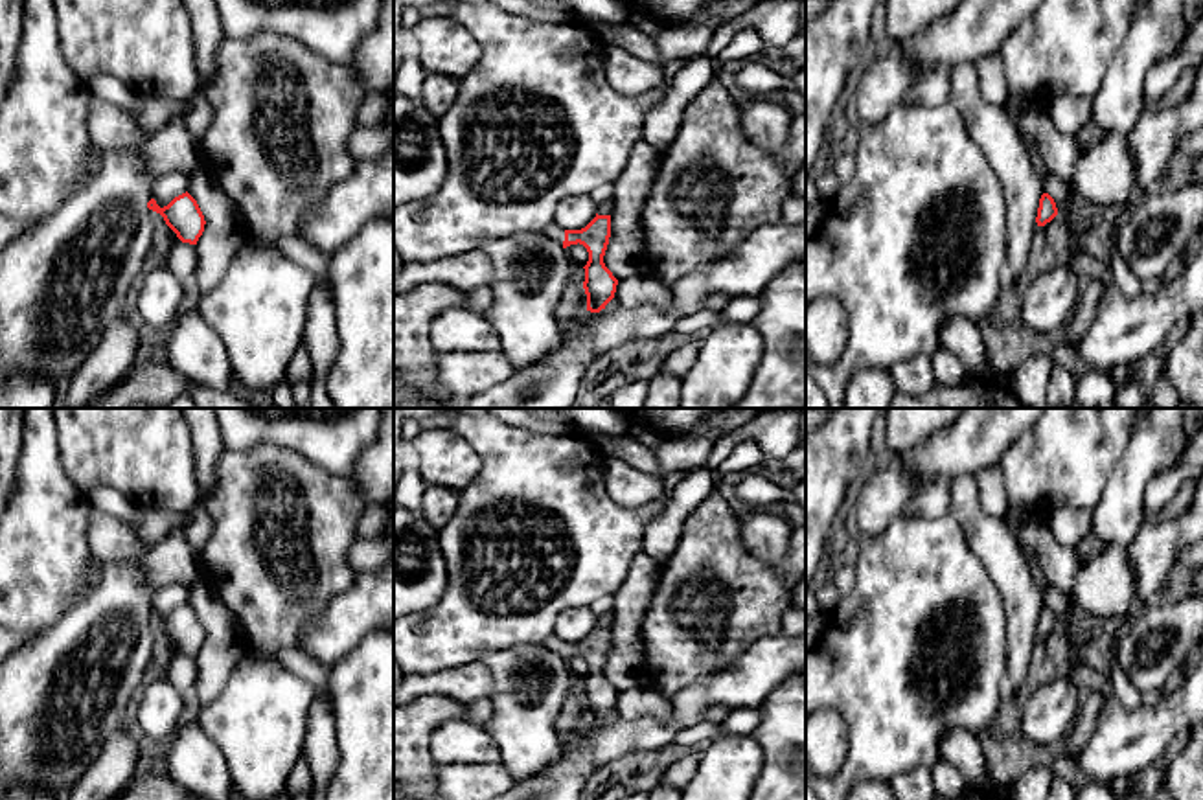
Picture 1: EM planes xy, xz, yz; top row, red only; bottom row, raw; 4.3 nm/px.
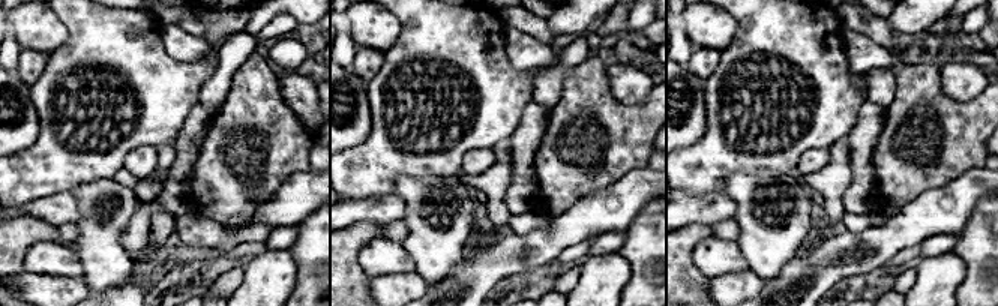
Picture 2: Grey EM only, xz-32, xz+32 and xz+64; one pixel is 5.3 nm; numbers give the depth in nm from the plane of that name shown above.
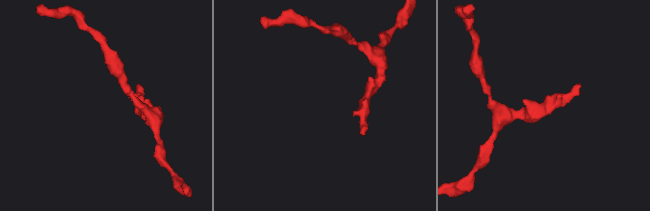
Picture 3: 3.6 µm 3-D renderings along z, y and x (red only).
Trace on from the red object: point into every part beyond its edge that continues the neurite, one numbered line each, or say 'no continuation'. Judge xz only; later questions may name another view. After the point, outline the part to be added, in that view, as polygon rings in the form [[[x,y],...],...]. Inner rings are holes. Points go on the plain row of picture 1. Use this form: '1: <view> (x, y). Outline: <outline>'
1: xz (554, 644). Outline: [[[552,634],[552,636],[544,642],[544,646],[546,646],[559,660],[563,660],[565,642],[563,642],[559,636]]]

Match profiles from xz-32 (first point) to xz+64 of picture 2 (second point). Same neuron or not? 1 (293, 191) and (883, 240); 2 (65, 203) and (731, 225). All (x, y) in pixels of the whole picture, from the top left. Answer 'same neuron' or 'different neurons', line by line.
1: same neuron
2: different neurons

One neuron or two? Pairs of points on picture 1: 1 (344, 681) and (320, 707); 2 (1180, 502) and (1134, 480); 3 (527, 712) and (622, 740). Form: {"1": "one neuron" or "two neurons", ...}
{"1": "two neurons", "2": "two neurons", "3": "two neurons"}

